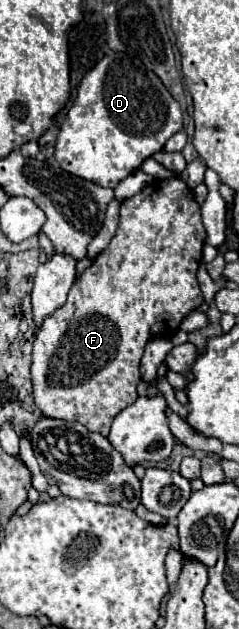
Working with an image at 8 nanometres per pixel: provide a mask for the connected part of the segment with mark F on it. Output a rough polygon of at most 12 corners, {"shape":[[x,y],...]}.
{"shape":[[193,191],[121,203],[33,341],[43,417],[109,435],[203,303]]}

